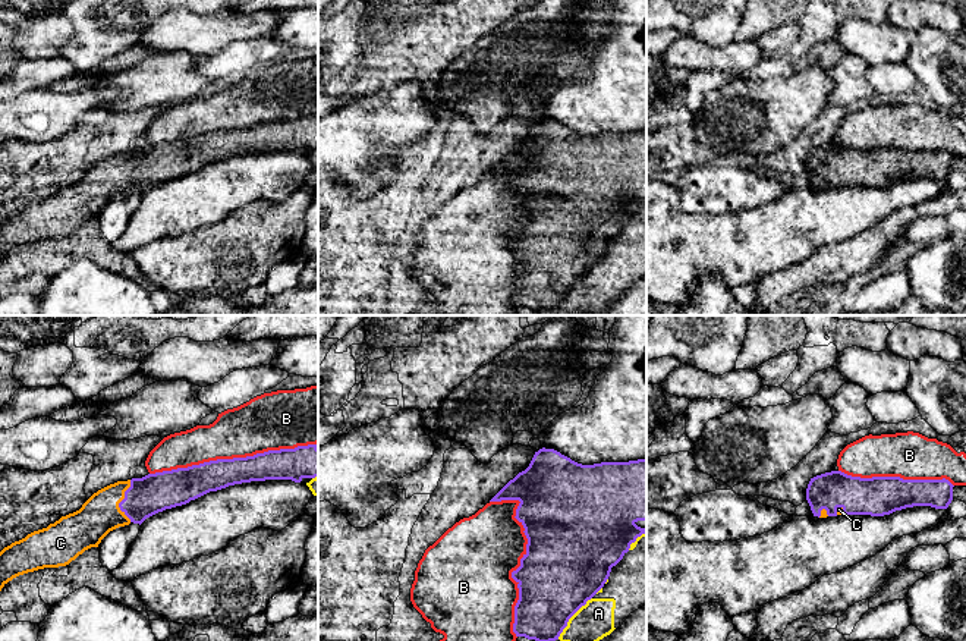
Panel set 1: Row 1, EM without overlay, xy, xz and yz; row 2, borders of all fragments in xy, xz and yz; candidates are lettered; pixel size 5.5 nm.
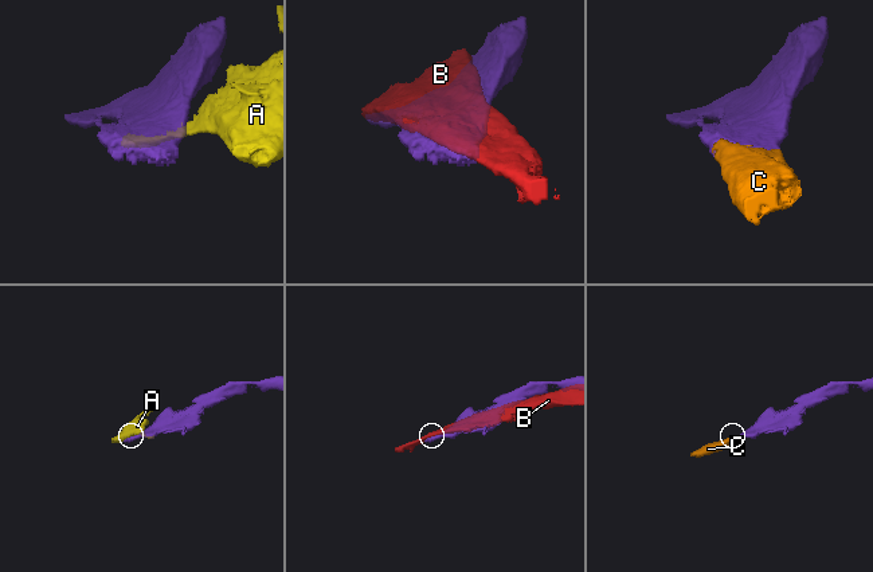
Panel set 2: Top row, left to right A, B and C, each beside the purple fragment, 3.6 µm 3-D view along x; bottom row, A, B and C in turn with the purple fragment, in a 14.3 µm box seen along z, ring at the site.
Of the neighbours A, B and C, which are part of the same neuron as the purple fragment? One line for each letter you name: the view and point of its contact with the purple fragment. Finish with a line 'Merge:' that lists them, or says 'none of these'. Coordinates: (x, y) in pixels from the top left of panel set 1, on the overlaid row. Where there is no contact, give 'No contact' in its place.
C: Touches purple at xy (122, 500)
Merge: C

